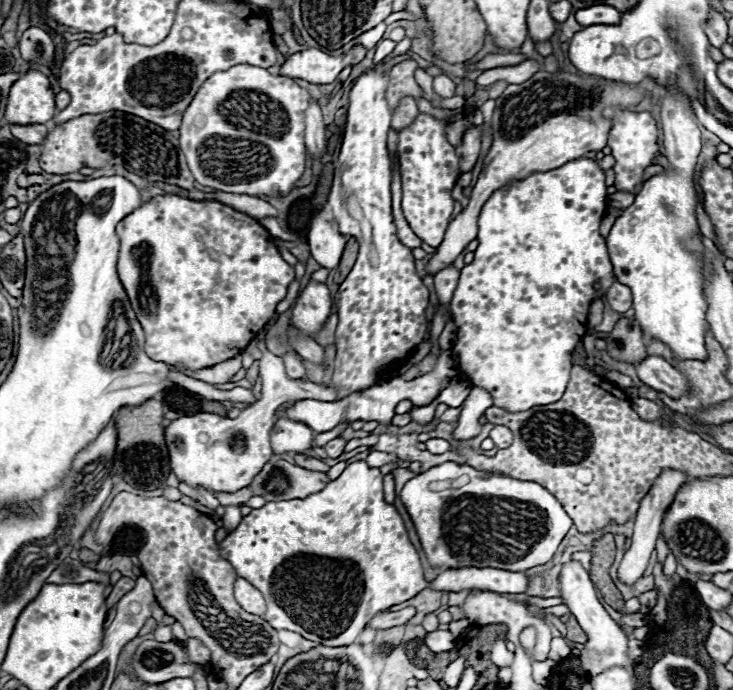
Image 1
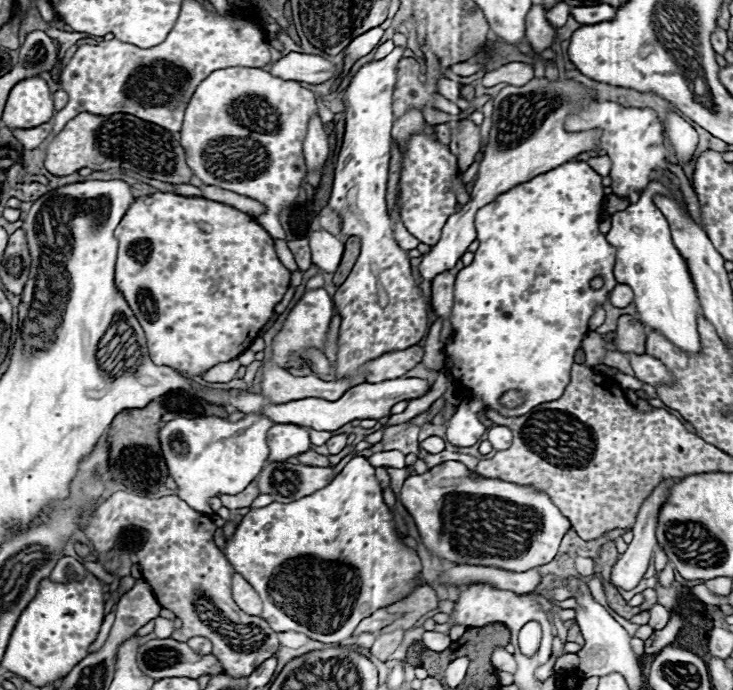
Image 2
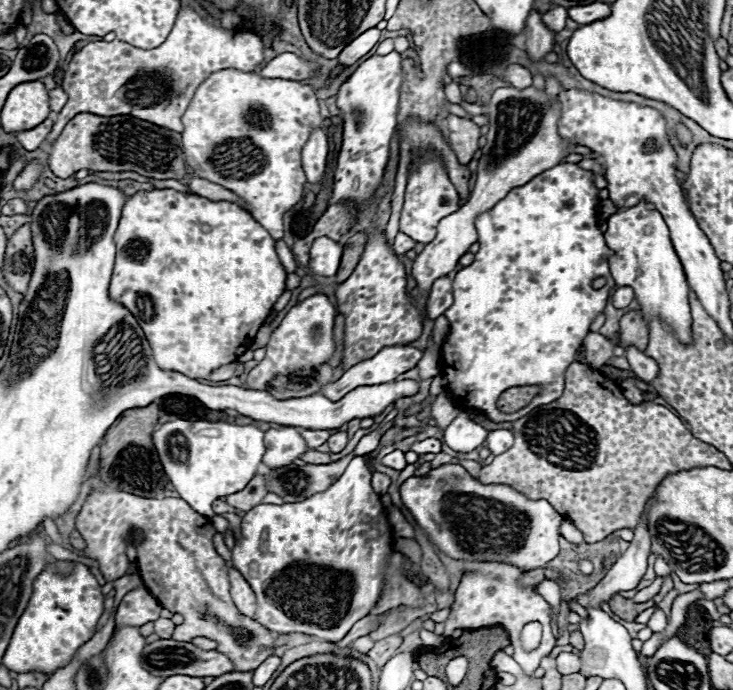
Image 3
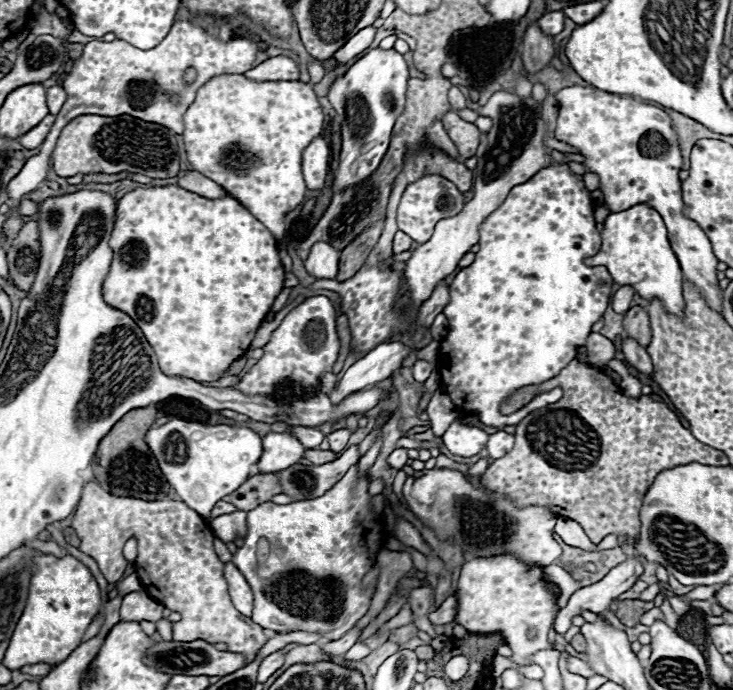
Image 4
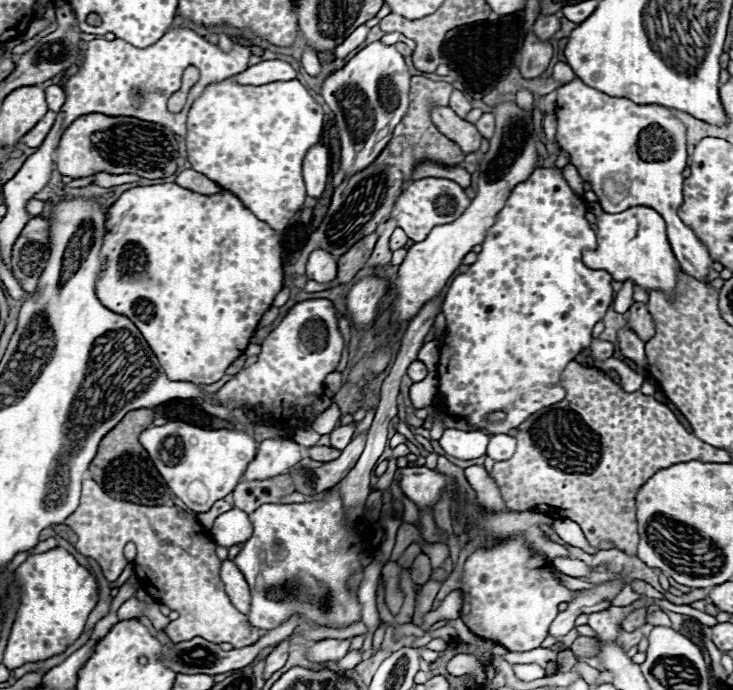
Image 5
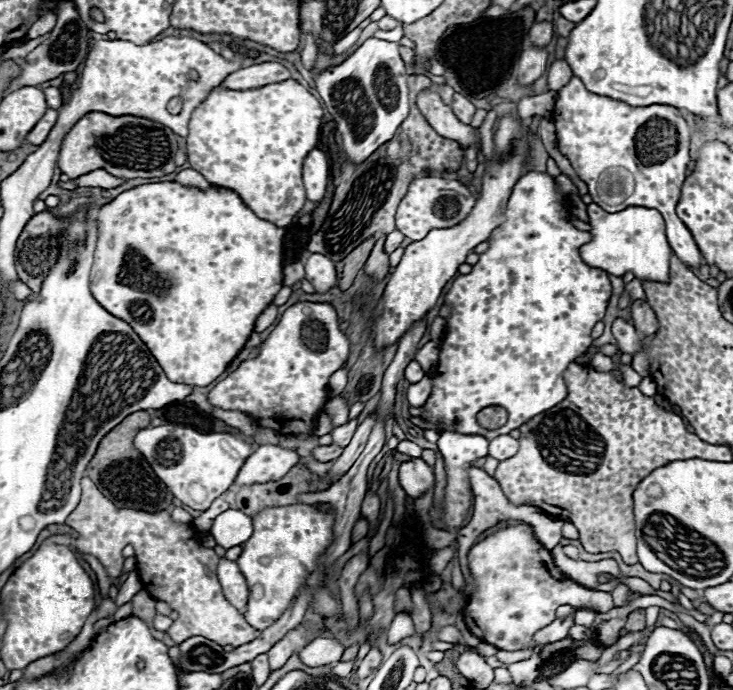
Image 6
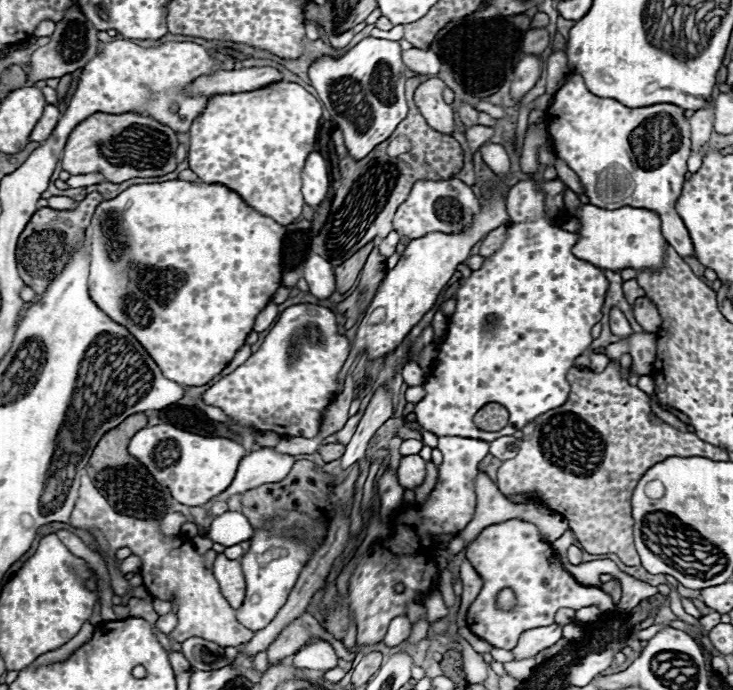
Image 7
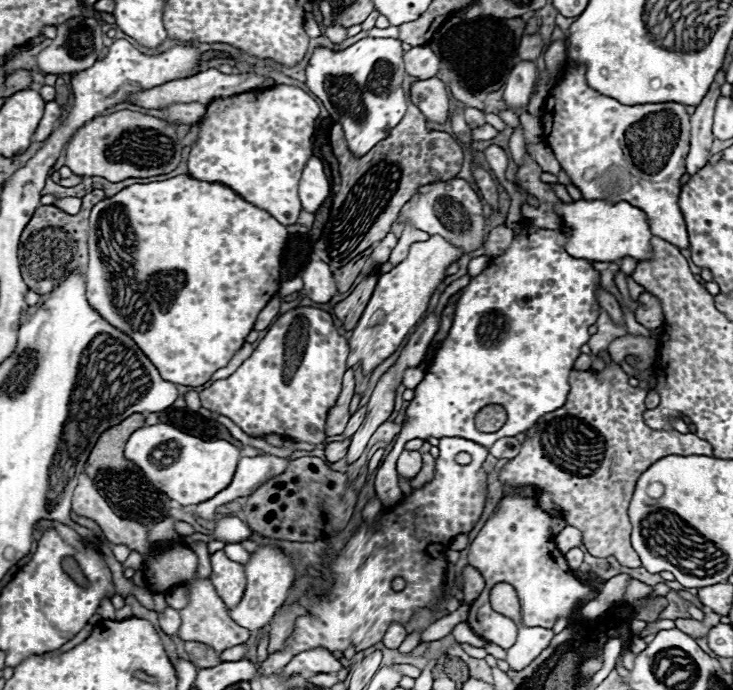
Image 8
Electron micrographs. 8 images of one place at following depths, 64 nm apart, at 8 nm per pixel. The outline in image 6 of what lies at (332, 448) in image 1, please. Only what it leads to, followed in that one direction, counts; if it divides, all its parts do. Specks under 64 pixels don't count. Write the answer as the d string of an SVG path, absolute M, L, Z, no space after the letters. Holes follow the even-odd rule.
M350 420L350 422L346 422L344 426L334 428L334 430L332 430L332 440L334 440L334 444L338 444L338 446L344 448L344 446L350 442L352 434L356 432L356 428L358 428L358 420Z

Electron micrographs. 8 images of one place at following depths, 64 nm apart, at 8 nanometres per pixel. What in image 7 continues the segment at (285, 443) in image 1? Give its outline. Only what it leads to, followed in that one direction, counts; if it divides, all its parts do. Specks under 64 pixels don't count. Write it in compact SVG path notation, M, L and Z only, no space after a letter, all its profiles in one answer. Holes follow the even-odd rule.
M258 448L242 458L234 482L214 500L226 500L232 494L242 494L250 488L256 488L258 484L282 480L282 476L290 472L294 462L296 460L290 454L280 454L274 448Z

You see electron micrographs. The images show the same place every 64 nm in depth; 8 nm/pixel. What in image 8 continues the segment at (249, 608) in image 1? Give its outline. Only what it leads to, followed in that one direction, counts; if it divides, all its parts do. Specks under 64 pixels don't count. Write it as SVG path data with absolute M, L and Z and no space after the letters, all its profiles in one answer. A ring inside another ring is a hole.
M222 550L214 552L210 560L212 560L210 580L216 588L216 592L220 594L220 598L224 600L224 604L228 608L234 608L242 600L244 588L246 588L244 566L240 562L228 560Z

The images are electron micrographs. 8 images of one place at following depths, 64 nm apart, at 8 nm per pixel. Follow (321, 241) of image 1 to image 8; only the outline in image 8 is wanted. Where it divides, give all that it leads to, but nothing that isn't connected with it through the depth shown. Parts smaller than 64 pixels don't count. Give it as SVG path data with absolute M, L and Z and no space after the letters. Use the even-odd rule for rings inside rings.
M310 260L302 272L304 294L314 302L328 302L336 294L332 270L322 260Z

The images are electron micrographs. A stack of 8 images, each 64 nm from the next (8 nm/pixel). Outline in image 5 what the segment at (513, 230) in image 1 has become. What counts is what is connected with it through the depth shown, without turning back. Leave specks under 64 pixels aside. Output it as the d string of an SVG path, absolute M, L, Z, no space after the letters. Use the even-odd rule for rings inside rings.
M538 168L530 174L530 178L522 184L518 184L510 198L506 200L506 206L496 214L496 222L492 228L486 230L484 242L482 242L482 252L478 254L478 260L462 274L458 274L448 292L446 292L446 300L442 304L442 312L446 316L446 334L444 334L444 344L440 348L440 362L438 362L438 396L442 396L446 400L446 412L448 414L456 414L468 420L468 424L478 426L478 430L488 430L490 434L494 432L508 432L510 428L516 428L518 424L522 424L522 420L526 420L530 414L552 406L556 402L560 402L564 398L564 388L558 384L558 376L562 374L562 370L566 368L568 362L572 362L584 348L588 348L590 340L592 340L592 328L596 322L600 322L612 302L612 276L606 270L592 270L586 268L582 262L582 252L592 250L598 246L596 240L596 232L590 228L590 222L586 220L586 212L588 212L588 202L576 194L570 184L564 180L562 176L562 168ZM504 410L506 412L506 420L502 422L488 422L488 414Z

